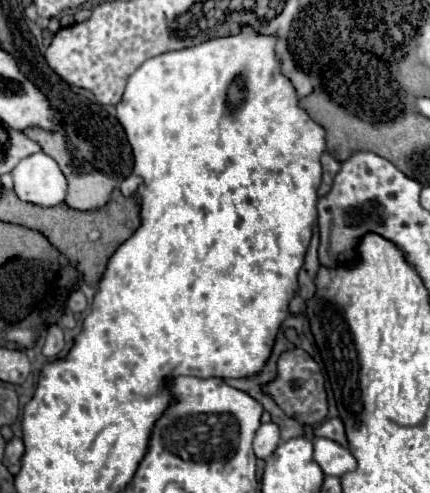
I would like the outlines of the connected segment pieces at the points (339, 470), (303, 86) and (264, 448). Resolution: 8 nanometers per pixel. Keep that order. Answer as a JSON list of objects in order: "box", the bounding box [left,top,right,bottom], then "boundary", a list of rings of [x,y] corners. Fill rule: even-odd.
[{"box":[314,438,356,476],"boundary":[[[328,438],[314,440],[314,460],[322,468],[322,472],[330,476],[342,476],[350,470],[356,470],[356,460],[350,450]]]},{"box":[282,58,314,98],"boundary":[[[284,58],[282,72],[284,72],[284,76],[288,76],[288,78],[292,80],[292,84],[294,84],[294,88],[296,88],[296,92],[298,92],[298,96],[300,96],[300,98],[304,98],[304,96],[312,94],[312,90],[314,90],[314,88],[312,88],[310,76],[308,76],[302,68],[298,68],[298,66],[292,62],[292,58]]]},{"box":[254,422,280,458],"boundary":[[[268,422],[268,424],[262,424],[254,436],[254,454],[258,458],[268,458],[272,456],[272,452],[276,450],[280,442],[280,436],[278,436],[278,426]]]}]

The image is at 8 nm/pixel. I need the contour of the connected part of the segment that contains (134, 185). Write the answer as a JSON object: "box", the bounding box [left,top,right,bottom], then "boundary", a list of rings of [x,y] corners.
{"box":[120,176,142,196],"boundary":[[[128,176],[122,184],[120,184],[120,192],[124,194],[124,196],[132,196],[136,190],[138,190],[138,186],[142,184],[142,178],[140,176]]]}

